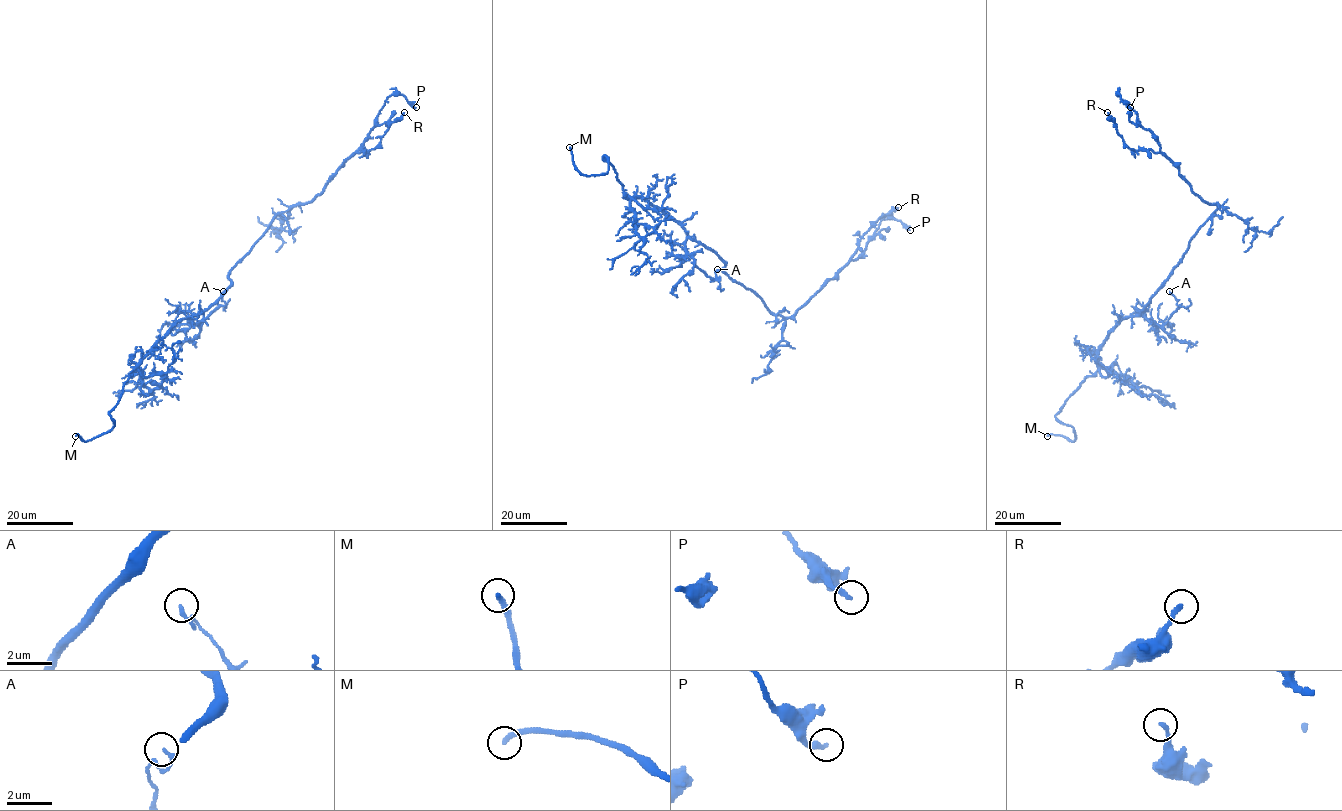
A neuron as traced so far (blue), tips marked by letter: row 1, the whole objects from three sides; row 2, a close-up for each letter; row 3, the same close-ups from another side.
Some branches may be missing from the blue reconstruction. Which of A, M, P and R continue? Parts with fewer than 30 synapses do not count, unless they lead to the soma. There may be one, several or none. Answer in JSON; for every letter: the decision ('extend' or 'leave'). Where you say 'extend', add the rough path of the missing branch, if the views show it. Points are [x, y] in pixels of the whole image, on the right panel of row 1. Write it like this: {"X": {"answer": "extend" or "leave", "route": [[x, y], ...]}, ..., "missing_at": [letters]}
{"A": {"answer": "leave"}, "M": {"answer": "extend", "route": [[1047, 436], [1046, 445], [1060, 472], [1075, 488]]}, "P": {"answer": "leave"}, "R": {"answer": "leave"}, "missing_at": ["M"]}

